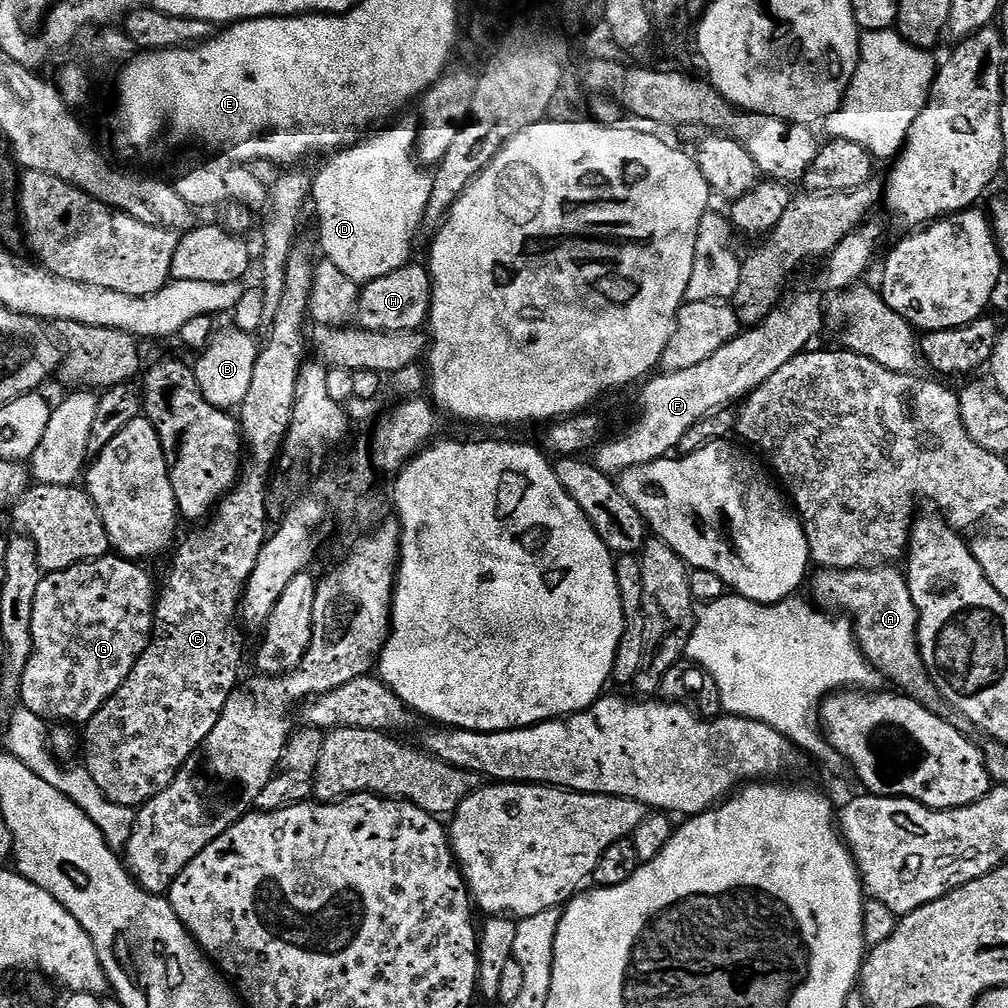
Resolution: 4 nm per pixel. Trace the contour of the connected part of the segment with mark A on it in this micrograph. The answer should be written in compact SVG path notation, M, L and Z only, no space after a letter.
M899 567L825 568L817 571L816 581L812 584L812 592L817 600L815 603L828 610L845 608L848 611L845 612L847 619L854 625L856 639L868 663L879 669L887 679L889 676L894 683L901 684L896 686L920 703L928 705L931 712L947 717L950 712L948 703L933 684L920 656L920 615L910 598L907 575L896 568Z

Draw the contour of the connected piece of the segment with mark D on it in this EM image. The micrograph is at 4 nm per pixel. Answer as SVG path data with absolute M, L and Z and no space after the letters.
M413 121L395 124L381 127L359 144L337 151L329 159L333 160L315 173L312 182L310 200L313 205L316 203L321 253L346 278L361 286L409 264L430 202L434 176L416 158Z

